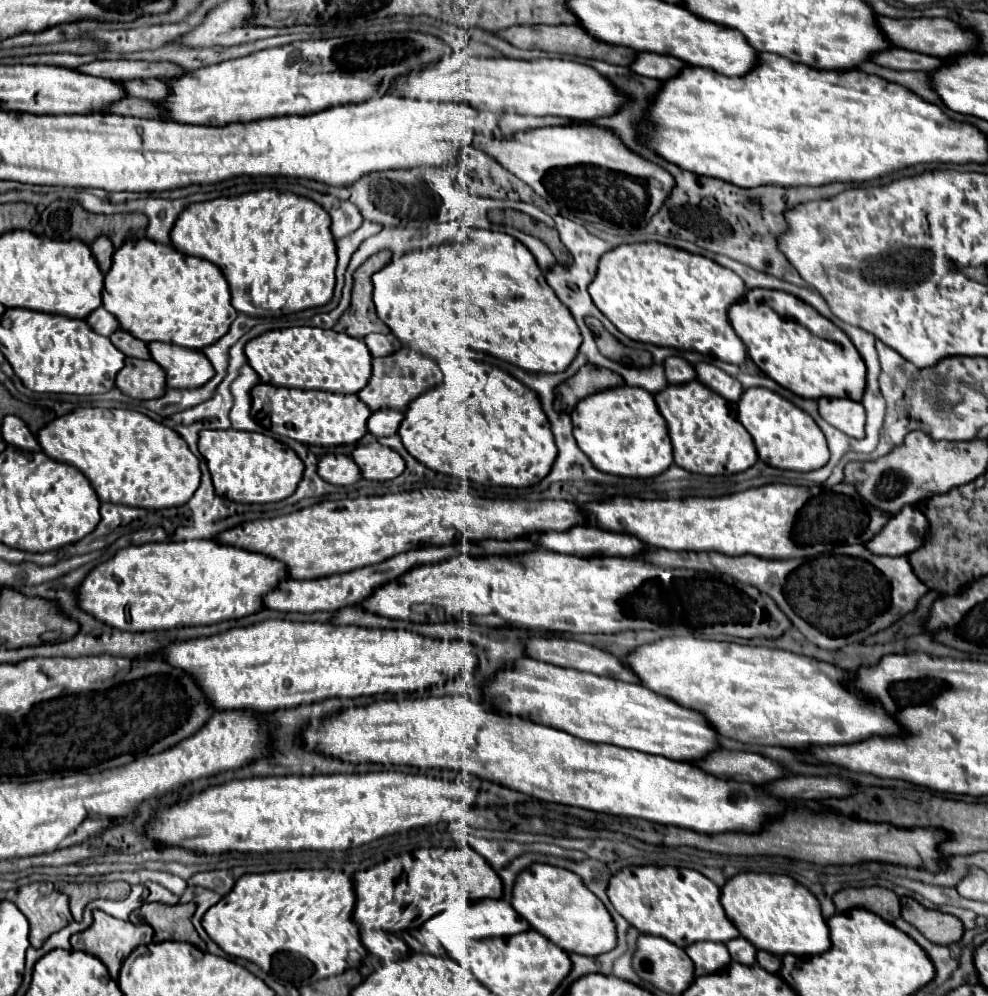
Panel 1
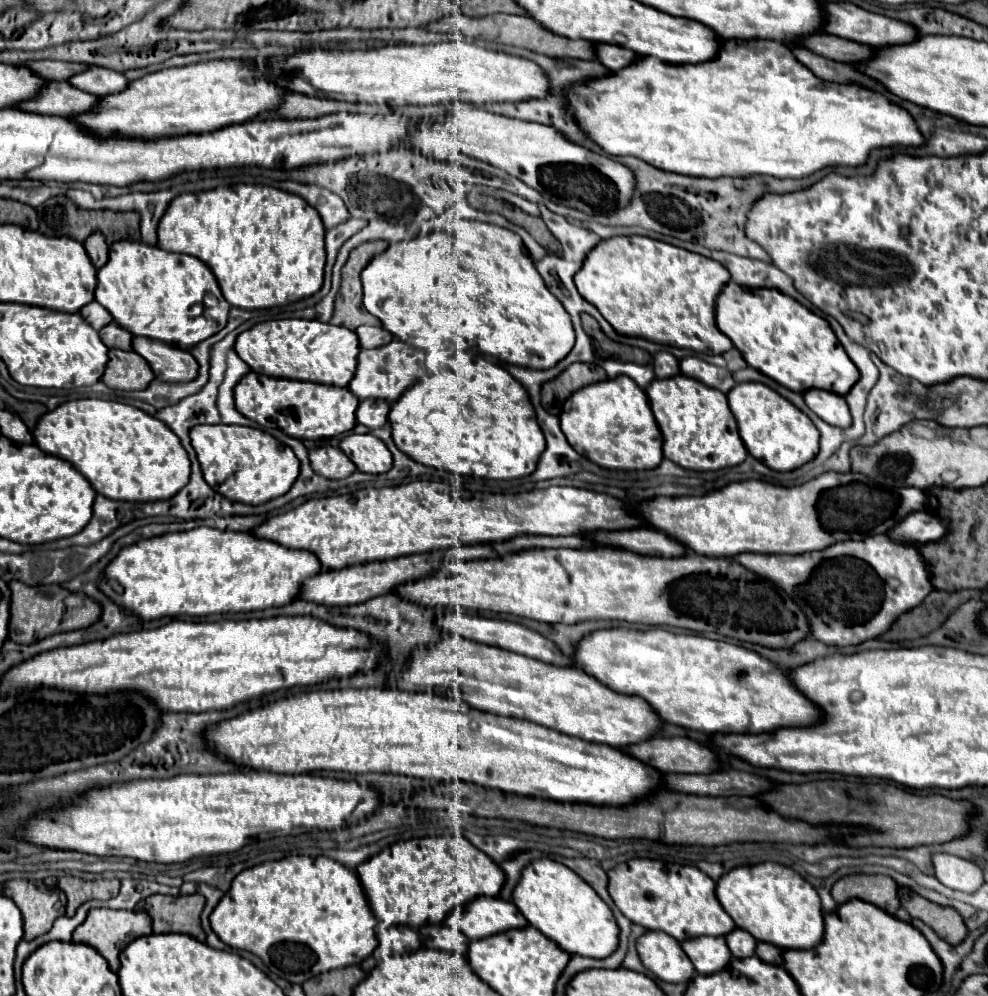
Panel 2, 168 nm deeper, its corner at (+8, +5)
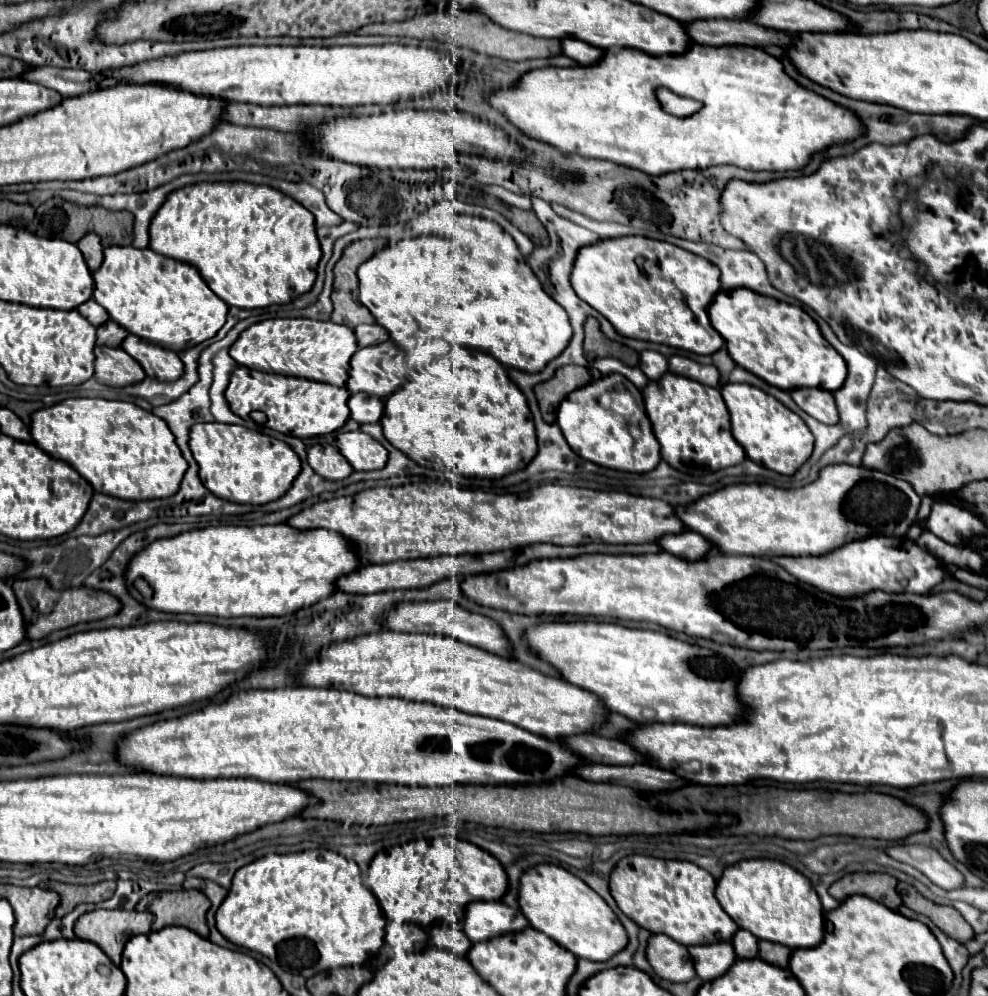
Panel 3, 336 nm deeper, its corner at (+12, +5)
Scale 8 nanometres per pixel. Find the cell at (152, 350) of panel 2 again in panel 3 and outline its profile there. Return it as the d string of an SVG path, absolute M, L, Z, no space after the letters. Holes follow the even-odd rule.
M128 334L128 338L124 340L122 348L140 362L140 366L144 368L146 376L154 378L154 380L178 380L184 372L184 364L180 360L180 356L172 350L166 350L158 344L152 344L148 340L142 340L138 336Z

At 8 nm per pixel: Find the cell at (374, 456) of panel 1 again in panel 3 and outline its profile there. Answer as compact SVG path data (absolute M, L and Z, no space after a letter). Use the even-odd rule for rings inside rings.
M362 430L340 432L338 448L354 470L380 470L388 460L386 448Z

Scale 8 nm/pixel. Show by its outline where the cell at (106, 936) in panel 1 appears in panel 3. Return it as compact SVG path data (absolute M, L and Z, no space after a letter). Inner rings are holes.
M92 910L78 918L74 934L80 940L98 944L112 964L120 966L124 944L132 934L148 934L154 916L136 910Z

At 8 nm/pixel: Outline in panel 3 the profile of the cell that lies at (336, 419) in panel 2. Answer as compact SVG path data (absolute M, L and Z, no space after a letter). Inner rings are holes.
M238 366L226 388L226 400L230 410L240 418L248 418L252 410L262 410L266 414L266 426L296 438L312 438L320 434L330 434L344 426L348 420L348 390L330 386L324 382L308 382L306 378L288 378L280 374L266 374L260 370L250 370Z

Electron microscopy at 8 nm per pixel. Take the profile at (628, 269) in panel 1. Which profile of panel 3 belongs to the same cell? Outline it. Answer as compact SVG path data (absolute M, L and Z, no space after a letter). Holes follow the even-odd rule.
M644 236L598 240L592 246L580 248L570 282L578 298L596 308L616 328L616 332L626 338L666 344L694 354L714 354L724 346L724 338L712 328L706 314L708 304L714 300L716 292L720 292L720 270L712 262L684 248Z

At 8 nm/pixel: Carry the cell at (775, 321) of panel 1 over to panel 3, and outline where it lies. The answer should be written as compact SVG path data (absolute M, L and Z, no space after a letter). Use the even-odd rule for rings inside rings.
M734 288L716 294L708 316L726 340L732 360L768 384L782 390L812 386L830 392L844 384L844 358L824 340L818 324L802 308L760 296L748 288Z

